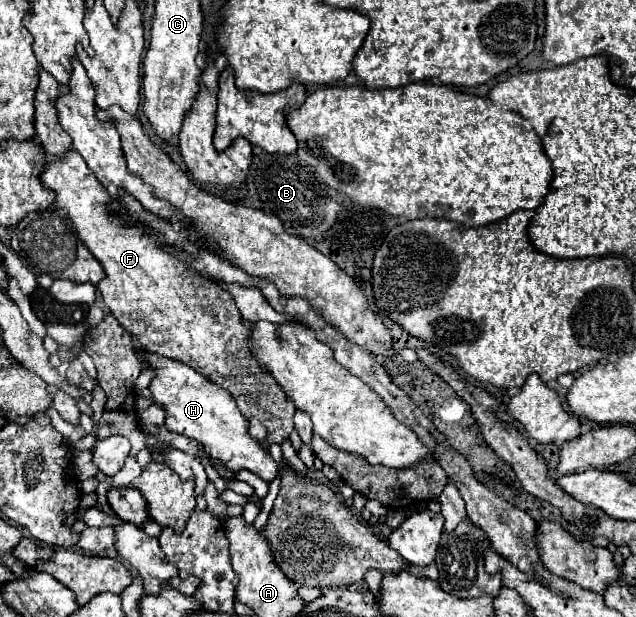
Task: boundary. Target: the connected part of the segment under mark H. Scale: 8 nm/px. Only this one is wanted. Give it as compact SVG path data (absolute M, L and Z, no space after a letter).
M154 353L146 355L154 367L154 379L150 383L150 391L154 403L166 409L166 429L172 433L186 435L200 445L214 457L220 459L228 469L242 471L248 469L256 473L266 483L278 477L278 465L270 457L270 453L258 445L256 439L248 435L248 419L236 407L236 401L228 391L212 383L208 377L196 373L192 367L172 361L168 357L160 357Z

